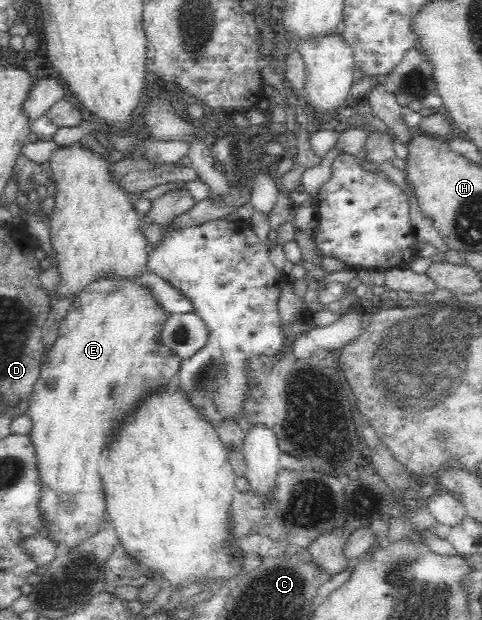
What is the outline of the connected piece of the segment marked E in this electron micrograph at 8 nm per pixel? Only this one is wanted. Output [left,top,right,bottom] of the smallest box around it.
[27,274,182,547]

